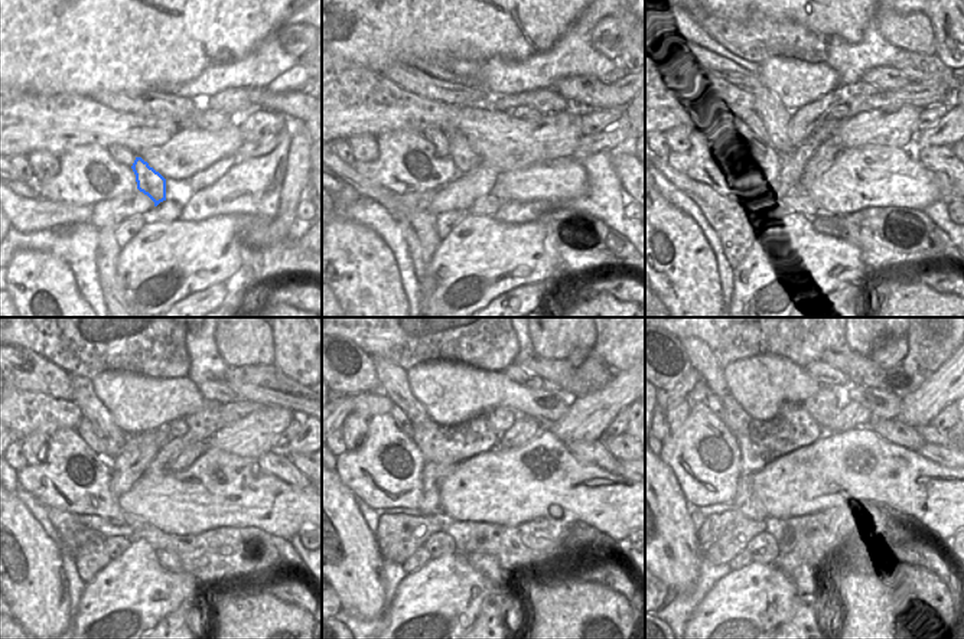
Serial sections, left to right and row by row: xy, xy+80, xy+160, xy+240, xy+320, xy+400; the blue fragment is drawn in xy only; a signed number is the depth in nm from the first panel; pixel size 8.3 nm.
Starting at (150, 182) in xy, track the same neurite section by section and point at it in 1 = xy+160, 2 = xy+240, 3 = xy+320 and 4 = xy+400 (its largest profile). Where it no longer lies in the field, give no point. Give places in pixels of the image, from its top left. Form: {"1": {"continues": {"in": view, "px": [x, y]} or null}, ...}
{"1": {"continues": {"in": "xy+160", "px": [771, 117]}}, "2": {"continues": {"in": "xy+240", "px": [93, 410]}}, "3": {"continues": {"in": "xy+320", "px": [393, 380]}}, "4": {"continues": {"in": "xy+400", "px": [703, 361]}}}

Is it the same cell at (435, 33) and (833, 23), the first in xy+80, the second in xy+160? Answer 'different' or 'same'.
same

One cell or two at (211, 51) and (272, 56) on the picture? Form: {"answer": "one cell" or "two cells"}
{"answer": "two cells"}

